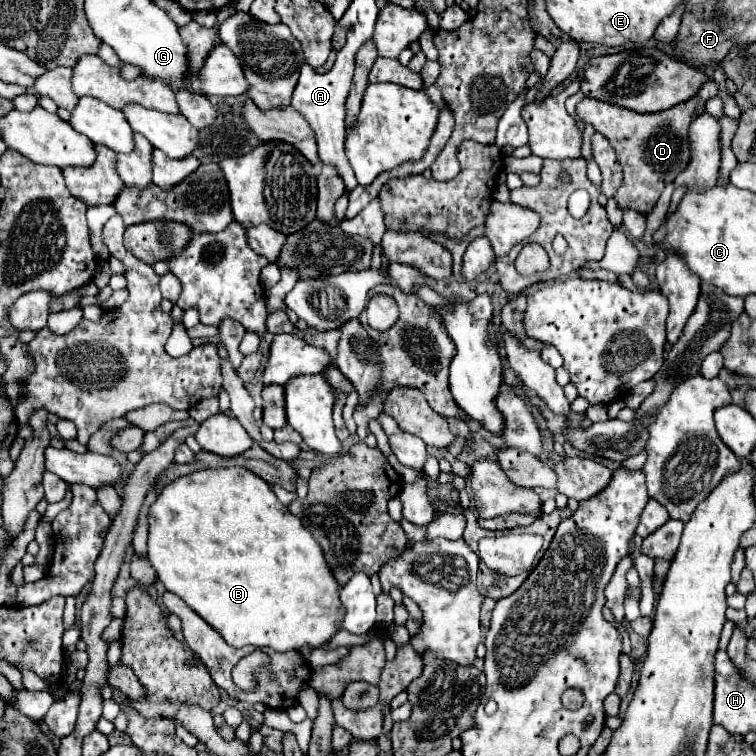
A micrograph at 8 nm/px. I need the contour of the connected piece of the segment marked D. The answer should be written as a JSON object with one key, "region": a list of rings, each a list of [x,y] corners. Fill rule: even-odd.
{"region":[[[713,80],[705,82],[701,92],[691,100],[673,106],[665,112],[639,114],[627,108],[613,106],[609,102],[597,102],[595,98],[585,98],[577,104],[577,114],[583,122],[591,122],[597,132],[601,132],[617,152],[623,166],[623,184],[615,194],[619,206],[647,214],[657,204],[663,188],[675,180],[675,176],[689,164],[689,122],[705,112],[705,102],[717,96],[717,84]]]}

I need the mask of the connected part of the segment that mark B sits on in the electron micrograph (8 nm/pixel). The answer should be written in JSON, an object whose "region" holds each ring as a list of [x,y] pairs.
{"region":[[[233,466],[233,468],[207,468],[201,472],[193,472],[189,476],[181,476],[167,484],[163,492],[157,496],[149,510],[149,562],[157,570],[159,580],[165,584],[165,588],[179,598],[187,602],[189,608],[193,608],[207,624],[211,624],[229,646],[243,648],[243,646],[255,646],[255,648],[273,648],[277,652],[285,650],[315,650],[325,646],[337,632],[337,622],[341,622],[341,600],[339,600],[339,584],[333,578],[329,564],[325,562],[323,550],[317,544],[317,540],[309,534],[309,530],[301,524],[297,516],[289,512],[287,506],[283,506],[269,484],[265,484],[259,476],[253,472]]]}

